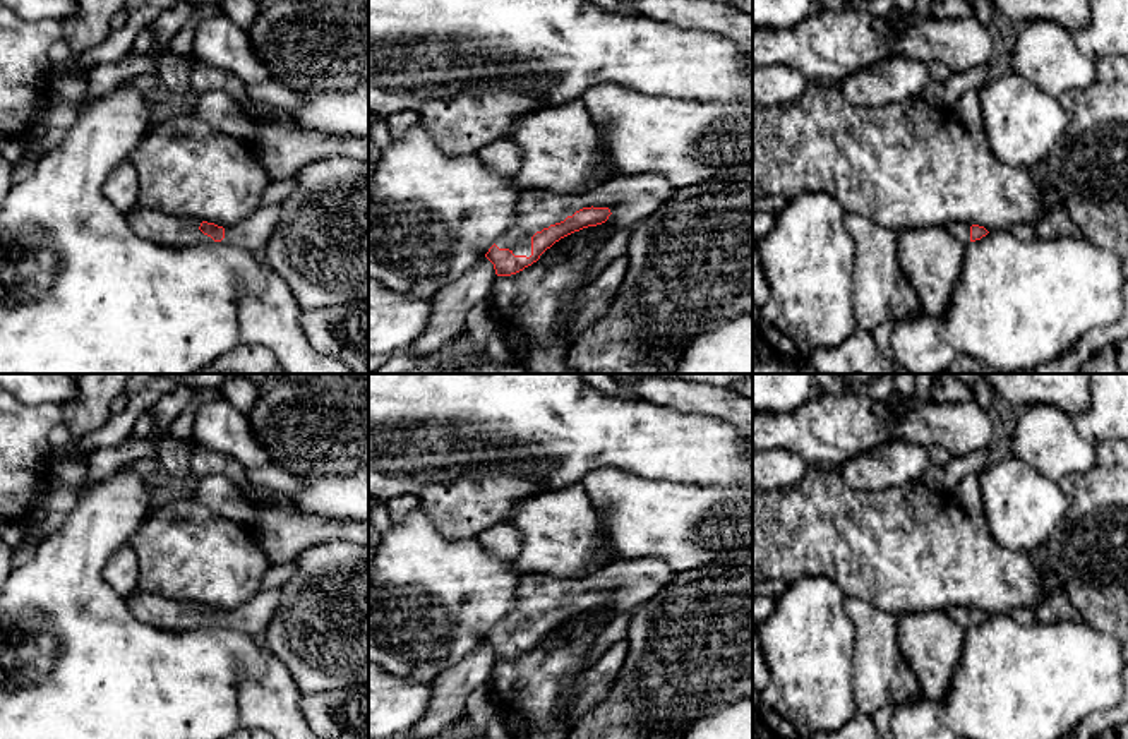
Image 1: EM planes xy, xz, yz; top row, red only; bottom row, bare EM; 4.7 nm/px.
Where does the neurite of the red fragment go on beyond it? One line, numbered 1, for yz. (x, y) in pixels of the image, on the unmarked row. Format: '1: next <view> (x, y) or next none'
1: next yz (959, 614)

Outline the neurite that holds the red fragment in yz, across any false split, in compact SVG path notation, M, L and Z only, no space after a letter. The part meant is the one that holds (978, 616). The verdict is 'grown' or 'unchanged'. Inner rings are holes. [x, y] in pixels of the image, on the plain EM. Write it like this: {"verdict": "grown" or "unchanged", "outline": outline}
{"verdict": "grown", "outline": "M960 605L948 607L945 612L950 619L953 619L963 629L967 629L969 626L981 624L989 617L984 610L979 610L979 609L970 610Z"}

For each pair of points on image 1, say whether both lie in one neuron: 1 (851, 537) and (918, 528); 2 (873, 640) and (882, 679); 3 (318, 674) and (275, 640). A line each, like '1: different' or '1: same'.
1: same
2: same
3: same

